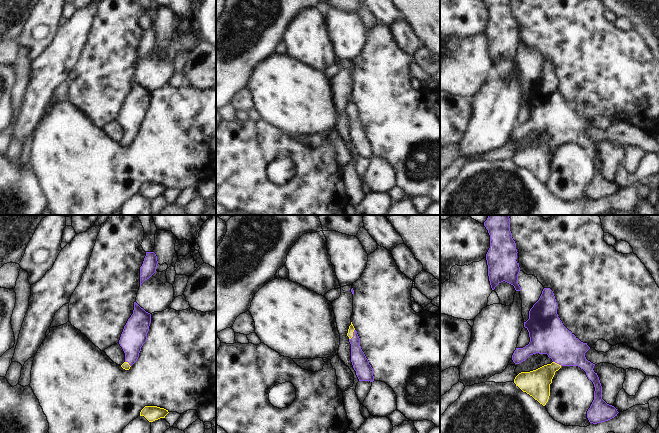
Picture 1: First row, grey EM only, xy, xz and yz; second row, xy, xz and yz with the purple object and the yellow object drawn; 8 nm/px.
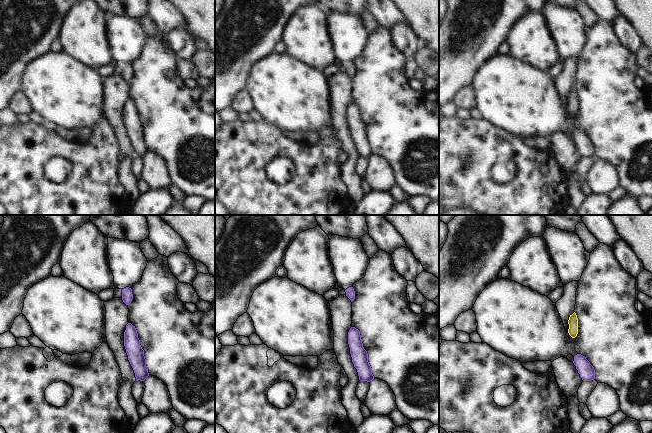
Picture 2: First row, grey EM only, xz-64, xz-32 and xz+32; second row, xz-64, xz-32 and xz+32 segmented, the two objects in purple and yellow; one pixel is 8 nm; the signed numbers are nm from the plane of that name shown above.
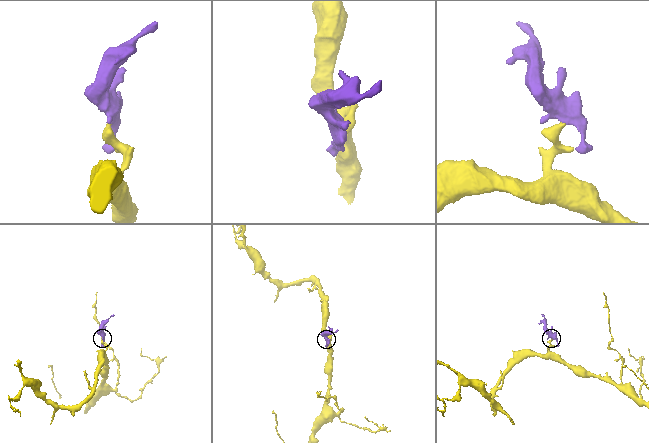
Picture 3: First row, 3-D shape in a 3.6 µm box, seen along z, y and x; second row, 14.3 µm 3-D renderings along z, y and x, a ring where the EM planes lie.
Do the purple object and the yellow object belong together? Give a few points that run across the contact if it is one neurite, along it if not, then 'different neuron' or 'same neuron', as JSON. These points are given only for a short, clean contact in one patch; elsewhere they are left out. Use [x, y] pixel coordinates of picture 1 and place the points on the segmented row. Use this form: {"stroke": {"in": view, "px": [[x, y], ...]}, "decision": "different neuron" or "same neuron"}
{"stroke": {"in": "xz", "px": [[360, 363], [356, 353], [353, 334], [351, 329]]}, "decision": "same neuron"}

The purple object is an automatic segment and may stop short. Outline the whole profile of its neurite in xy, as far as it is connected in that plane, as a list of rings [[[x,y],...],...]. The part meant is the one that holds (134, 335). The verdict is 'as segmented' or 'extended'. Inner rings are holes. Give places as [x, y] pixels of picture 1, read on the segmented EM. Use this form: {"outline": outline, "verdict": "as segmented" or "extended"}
{"outline": [[[134,302],[134,310],[121,334],[119,344],[125,353],[125,362],[121,367],[129,370],[137,361],[141,347],[147,341],[151,323],[151,314]]], "verdict": "extended"}

